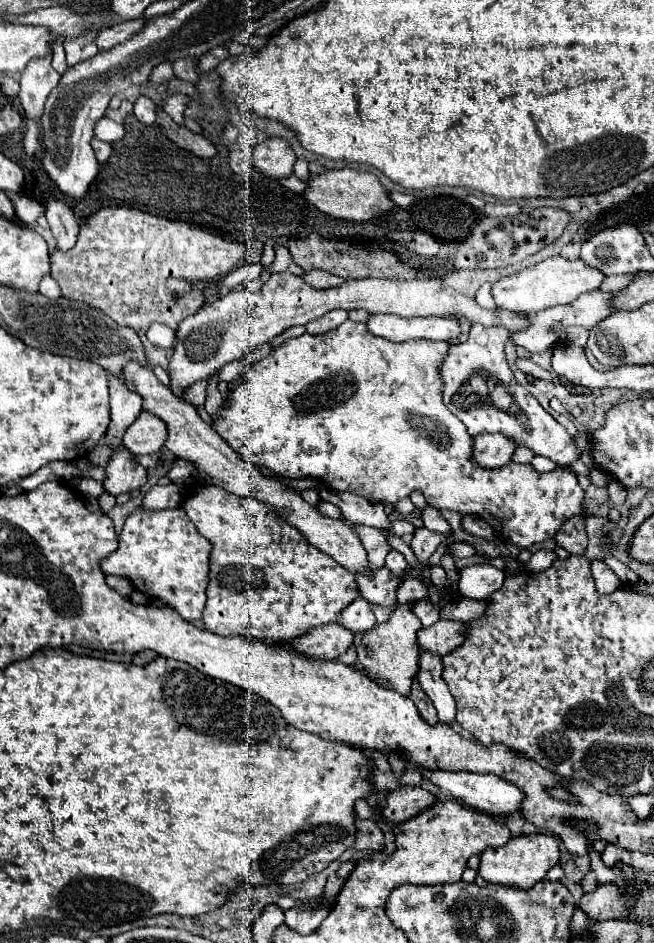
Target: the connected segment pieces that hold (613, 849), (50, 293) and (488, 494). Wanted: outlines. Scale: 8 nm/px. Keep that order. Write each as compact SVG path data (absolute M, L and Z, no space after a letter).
M608 844L600 856L604 864L609 868L613 867L613 864L618 860L622 860L630 866L632 865L629 852L612 844Z
M46 275L44 279L42 279L42 283L40 283L40 289L38 289L42 295L46 295L48 299L58 299L60 295L62 295L62 291L60 291L60 287L58 287L58 283L50 277L50 275Z
M346 319L334 331L326 331L322 335L304 333L302 337L288 339L284 345L276 347L266 359L254 363L250 369L244 371L242 383L234 391L228 393L220 417L212 419L212 429L232 449L236 449L246 461L250 461L250 463L254 463L258 467L266 467L274 475L284 477L284 479L304 479L304 477L310 477L310 479L324 481L326 485L334 487L336 491L350 491L350 493L358 493L358 495L362 495L362 497L366 497L370 501L390 501L390 503L396 503L396 501L408 497L414 489L422 489L422 493L426 495L428 505L448 507L448 509L454 509L454 511L458 511L462 515L480 515L496 531L500 531L500 535L508 537L512 543L516 543L522 549L528 549L530 545L554 539L556 531L562 527L564 521L568 521L570 517L583 513L584 489L580 487L576 475L572 471L568 471L568 469L558 469L558 467L554 471L550 471L550 473L542 473L540 475L530 465L518 465L518 463L508 463L502 469L486 471L486 469L480 469L474 461L470 461L472 437L468 435L464 423L452 411L448 411L444 407L444 403L442 403L442 381L440 381L438 367L440 367L446 351L448 351L448 343L426 341L426 339L392 343L388 339L370 335L366 323L356 323L356 321L350 321L350 319Z

